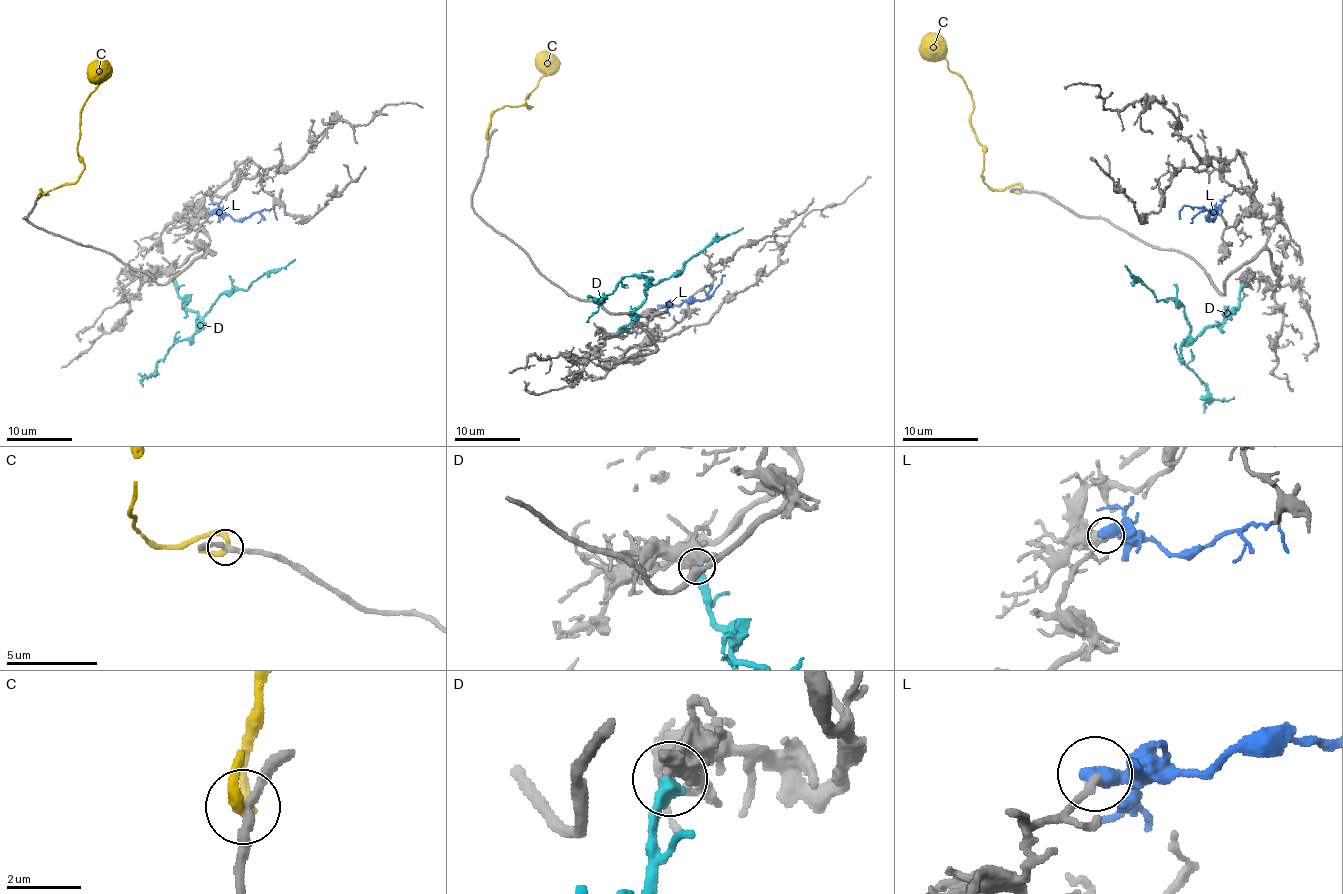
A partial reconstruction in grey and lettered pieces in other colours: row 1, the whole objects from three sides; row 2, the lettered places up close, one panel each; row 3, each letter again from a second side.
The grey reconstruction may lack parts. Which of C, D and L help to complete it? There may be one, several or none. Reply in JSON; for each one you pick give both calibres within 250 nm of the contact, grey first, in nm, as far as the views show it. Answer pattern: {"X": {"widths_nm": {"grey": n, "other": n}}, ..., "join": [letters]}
{"D": {"widths_nm": {"grey": 500, "other": 500}}, "L": {"widths_nm": {"grey": 180, "other": 550}}, "join": ["D", "L"]}

